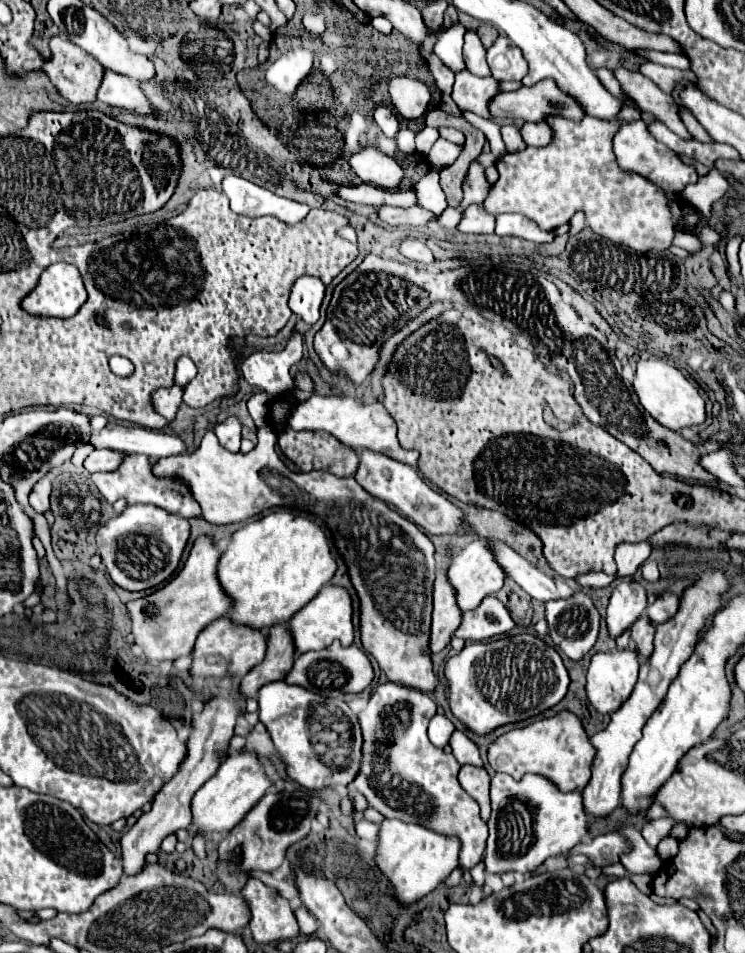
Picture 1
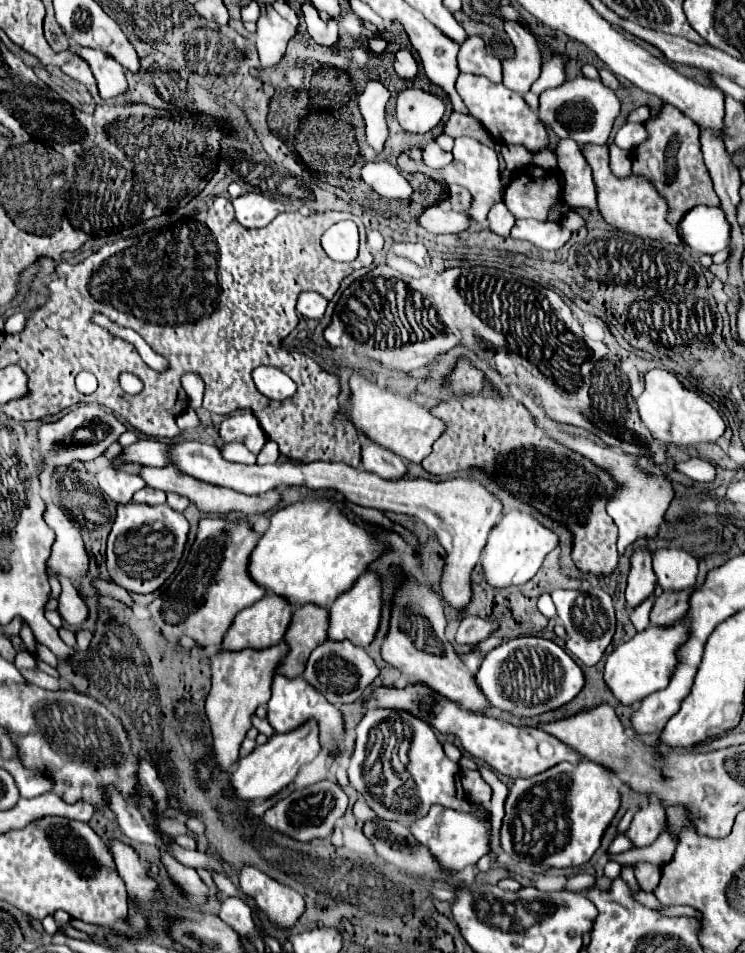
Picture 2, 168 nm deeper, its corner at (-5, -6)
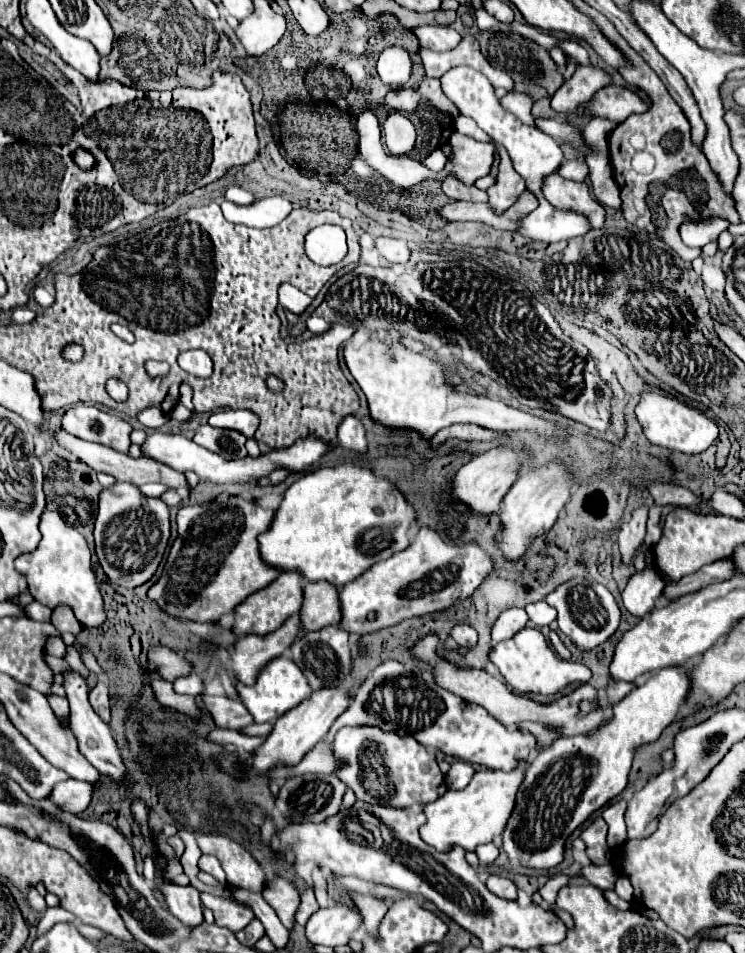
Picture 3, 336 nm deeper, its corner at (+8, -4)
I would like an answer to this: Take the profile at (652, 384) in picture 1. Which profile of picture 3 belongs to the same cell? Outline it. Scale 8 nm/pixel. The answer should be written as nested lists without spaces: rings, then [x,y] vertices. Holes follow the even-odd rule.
[[[654,392],[642,394],[642,398],[636,406],[636,416],[638,416],[638,422],[640,422],[646,438],[652,444],[658,444],[658,446],[674,450],[674,452],[700,454],[704,450],[708,450],[714,444],[714,440],[718,438],[718,426],[710,418],[706,418],[700,410],[686,406],[676,398],[660,396]]]

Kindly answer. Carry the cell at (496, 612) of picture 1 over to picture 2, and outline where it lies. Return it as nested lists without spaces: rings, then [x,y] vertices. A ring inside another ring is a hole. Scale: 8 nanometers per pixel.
[[[465,616],[459,622],[459,630],[455,634],[457,644],[475,644],[487,636],[491,636],[499,626],[491,618],[481,616]]]

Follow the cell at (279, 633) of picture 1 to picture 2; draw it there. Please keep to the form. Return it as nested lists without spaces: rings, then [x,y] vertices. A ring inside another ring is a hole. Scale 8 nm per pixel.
[[[301,606],[293,610],[291,624],[285,634],[285,644],[289,652],[281,658],[275,674],[285,674],[287,678],[297,678],[309,660],[309,654],[323,644],[327,638],[327,610],[319,606]]]

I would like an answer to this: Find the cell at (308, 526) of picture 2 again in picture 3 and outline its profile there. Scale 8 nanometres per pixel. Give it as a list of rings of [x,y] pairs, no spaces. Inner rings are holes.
[[[344,462],[334,468],[320,468],[304,474],[286,490],[272,526],[258,538],[260,554],[270,566],[282,572],[296,570],[310,582],[328,580],[336,586],[344,586],[348,580],[352,582],[376,562],[390,558],[398,550],[404,550],[408,546],[408,530],[414,520],[414,508],[388,478],[374,474],[370,466]]]

